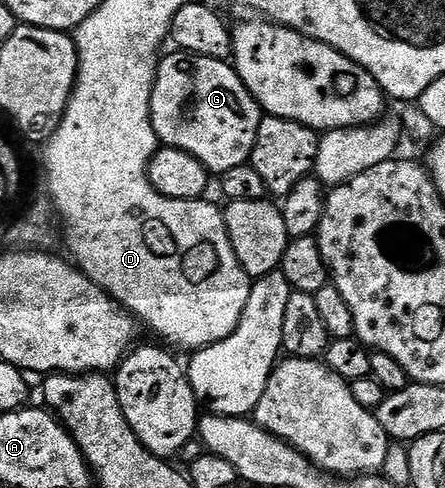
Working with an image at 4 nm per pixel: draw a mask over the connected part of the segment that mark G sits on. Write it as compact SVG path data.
M178 49L172 52L172 55L164 54L160 58L159 71L155 75L151 94L151 120L155 136L159 138L162 146L176 147L197 157L207 167L208 172L221 177L229 169L237 169L237 165L250 160L251 150L257 141L257 129L265 112L251 96L230 62L201 57Z

